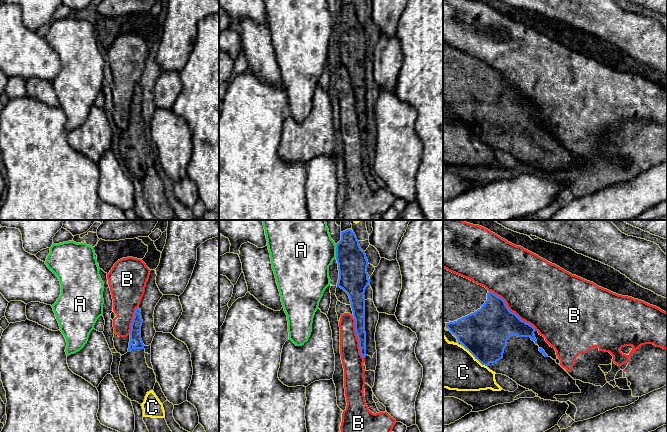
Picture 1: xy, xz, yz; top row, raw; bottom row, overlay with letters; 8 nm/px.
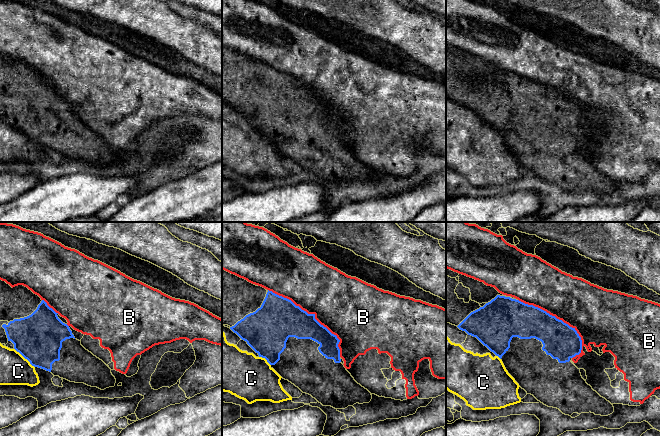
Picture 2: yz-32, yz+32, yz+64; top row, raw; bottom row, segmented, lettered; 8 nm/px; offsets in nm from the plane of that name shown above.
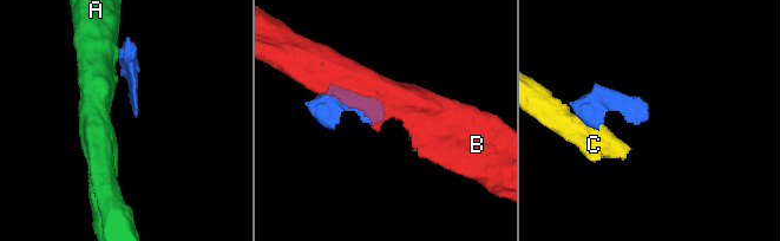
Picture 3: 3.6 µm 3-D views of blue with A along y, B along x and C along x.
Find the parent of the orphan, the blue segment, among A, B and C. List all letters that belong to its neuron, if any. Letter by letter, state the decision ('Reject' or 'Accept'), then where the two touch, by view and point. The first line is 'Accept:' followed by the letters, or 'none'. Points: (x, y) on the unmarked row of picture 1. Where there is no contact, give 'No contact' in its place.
Accept: none
A: Reject. Touches blue at xz (336, 27)
B: Reject. Touches blue at yz (510, 87)
C: Reject. Touches blue at yz (477, 135)

